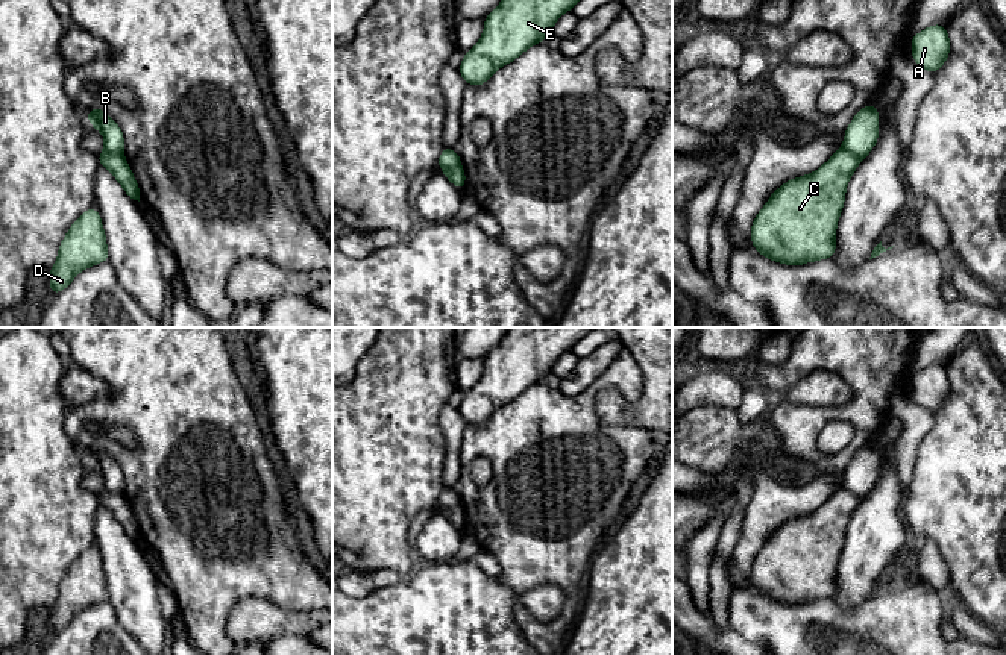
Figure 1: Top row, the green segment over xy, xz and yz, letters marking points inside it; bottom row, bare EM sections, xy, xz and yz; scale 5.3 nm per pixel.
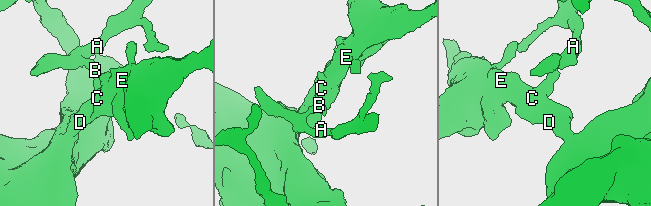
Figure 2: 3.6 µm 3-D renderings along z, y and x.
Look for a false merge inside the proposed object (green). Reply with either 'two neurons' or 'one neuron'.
two neurons

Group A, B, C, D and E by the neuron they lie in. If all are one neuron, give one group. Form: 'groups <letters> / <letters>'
groups A B / C D E

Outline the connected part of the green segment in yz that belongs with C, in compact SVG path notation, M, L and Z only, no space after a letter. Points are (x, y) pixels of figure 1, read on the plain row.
M839 487L816 511L777 528L753 559L754 588L791 606L830 599L845 529L859 503L859 497Z

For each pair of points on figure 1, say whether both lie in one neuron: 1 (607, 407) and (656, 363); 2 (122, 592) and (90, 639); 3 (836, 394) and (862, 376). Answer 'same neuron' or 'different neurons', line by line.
1: same neuron
2: different neurons
3: different neurons

